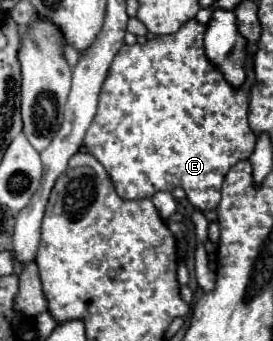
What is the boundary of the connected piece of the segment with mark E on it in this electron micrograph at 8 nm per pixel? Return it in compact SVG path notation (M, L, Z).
M196 20L186 22L176 34L172 36L156 36L154 40L148 40L144 44L124 44L124 48L120 48L120 52L116 54L116 58L112 60L108 78L100 90L100 102L98 102L98 112L84 136L84 144L88 148L88 152L106 168L106 172L110 174L116 192L122 198L128 200L140 200L140 198L150 198L154 192L158 190L174 190L176 186L186 190L186 198L188 202L198 208L198 210L214 210L220 202L220 188L224 182L224 176L228 174L228 170L238 162L238 160L246 160L248 154L252 154L252 146L256 144L256 134L252 132L249 126L248 118L248 94L250 94L250 86L254 82L254 72L252 72L252 62L248 64L248 86L244 86L244 90L240 90L240 94L232 94L232 86L228 86L228 82L224 82L224 78L220 78L220 74L216 74L216 70L212 70L212 62L208 62L208 58L204 58L204 26L198 24Z

